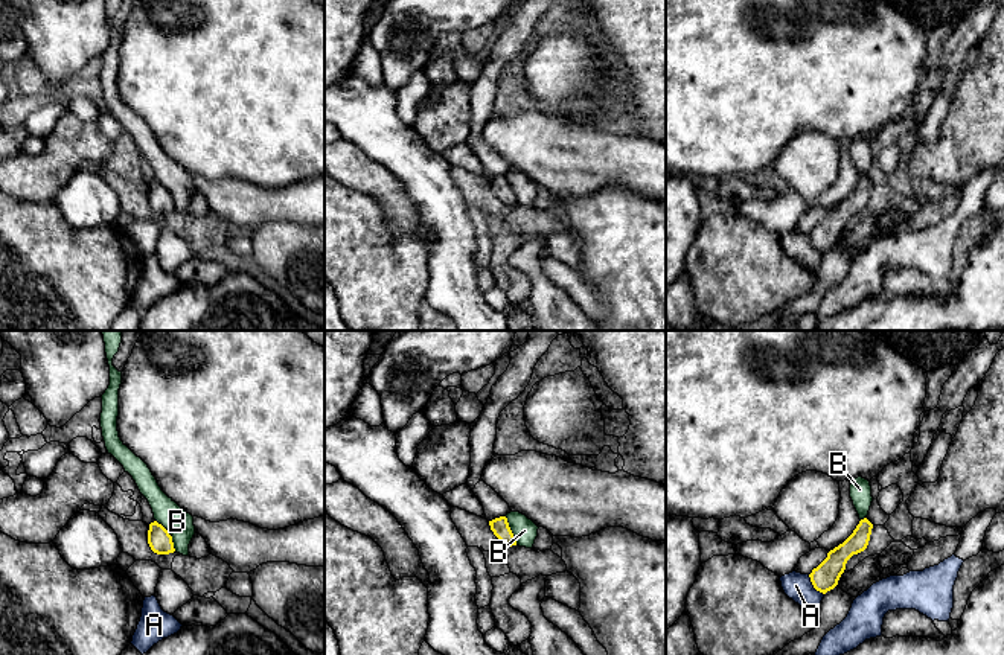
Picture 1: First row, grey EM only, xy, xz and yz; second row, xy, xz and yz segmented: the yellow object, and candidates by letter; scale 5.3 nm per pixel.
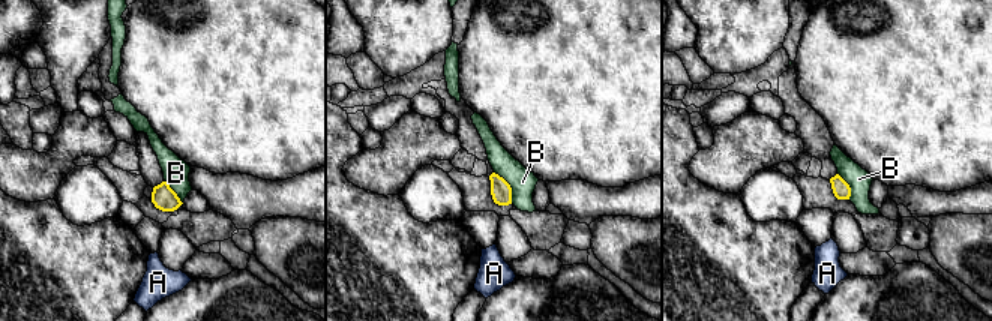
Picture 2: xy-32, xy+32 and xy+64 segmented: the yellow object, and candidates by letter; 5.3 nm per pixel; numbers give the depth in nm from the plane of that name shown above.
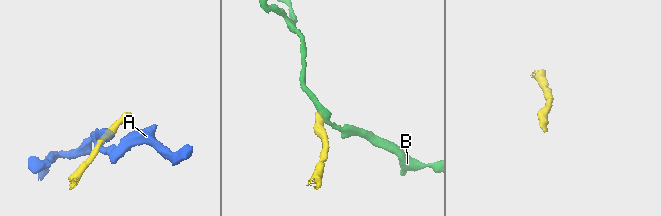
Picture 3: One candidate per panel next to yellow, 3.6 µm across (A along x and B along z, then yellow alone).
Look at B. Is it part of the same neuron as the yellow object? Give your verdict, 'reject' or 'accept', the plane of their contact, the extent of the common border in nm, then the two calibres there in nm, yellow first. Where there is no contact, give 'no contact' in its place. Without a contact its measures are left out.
reject | xy | 200 nm | 120/150 nm

